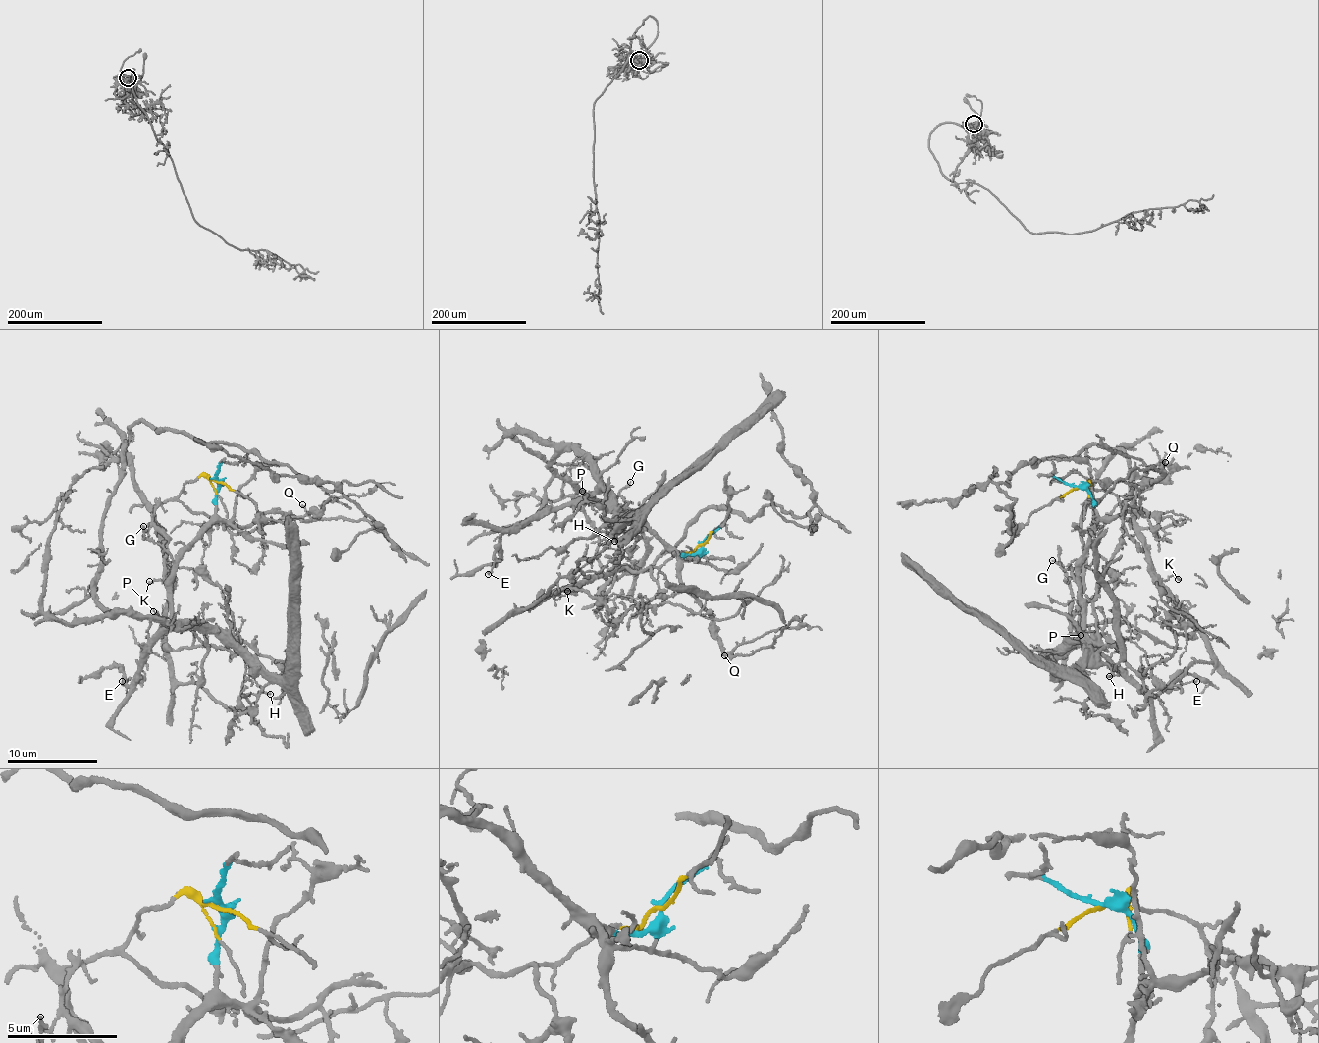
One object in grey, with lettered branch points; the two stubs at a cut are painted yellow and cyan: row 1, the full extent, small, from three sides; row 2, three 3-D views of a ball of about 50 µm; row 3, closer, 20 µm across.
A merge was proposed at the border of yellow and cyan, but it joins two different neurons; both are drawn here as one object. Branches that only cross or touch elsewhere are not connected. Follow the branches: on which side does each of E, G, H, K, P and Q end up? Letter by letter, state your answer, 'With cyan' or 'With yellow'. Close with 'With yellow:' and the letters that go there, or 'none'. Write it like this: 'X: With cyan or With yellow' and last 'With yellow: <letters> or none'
E: With cyan
G: With cyan
H: With cyan
K: With yellow
P: With cyan
Q: With cyan
With yellow: K

